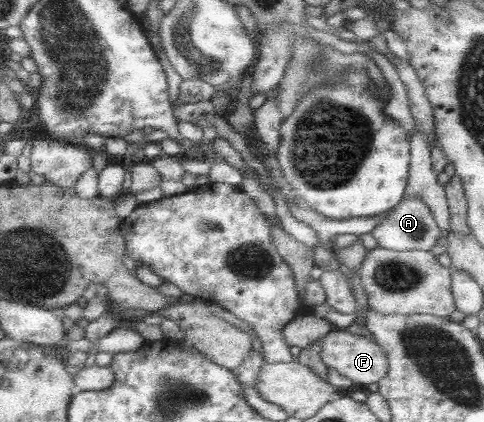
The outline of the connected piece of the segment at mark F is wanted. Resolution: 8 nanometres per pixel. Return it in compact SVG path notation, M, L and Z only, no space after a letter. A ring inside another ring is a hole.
M333 328L320 339L320 347L319 359L327 367L327 370L335 371L337 376L349 379L349 382L353 384L367 386L377 383L381 377L385 377L385 372L387 372L385 353L375 342L371 342L363 336L347 332L344 329Z

